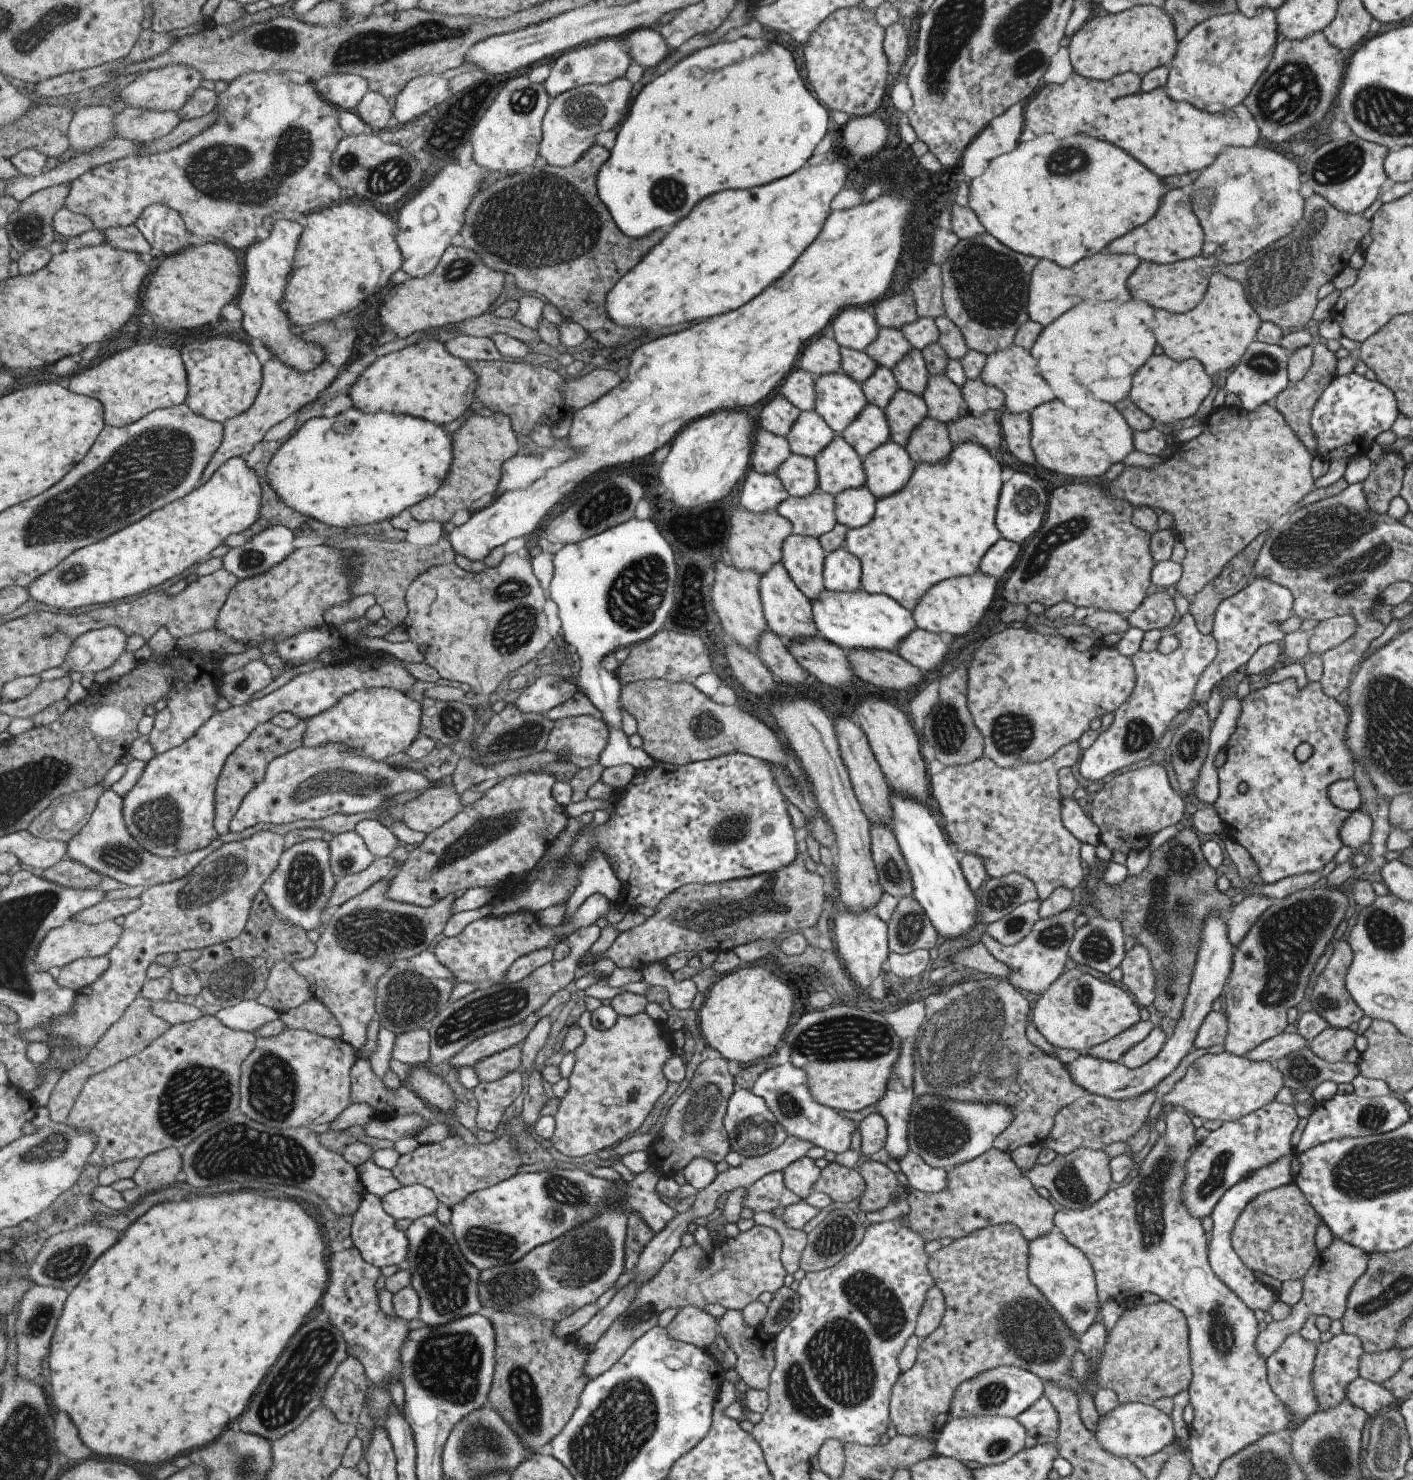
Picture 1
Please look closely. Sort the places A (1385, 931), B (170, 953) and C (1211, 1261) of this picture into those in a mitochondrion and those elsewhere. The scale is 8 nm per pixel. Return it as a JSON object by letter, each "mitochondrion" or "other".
{"A":"mitochondrion","B":"other","C":"other"}

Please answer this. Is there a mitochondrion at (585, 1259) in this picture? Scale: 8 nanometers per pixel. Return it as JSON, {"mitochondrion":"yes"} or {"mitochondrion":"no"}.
{"mitochondrion":"yes"}

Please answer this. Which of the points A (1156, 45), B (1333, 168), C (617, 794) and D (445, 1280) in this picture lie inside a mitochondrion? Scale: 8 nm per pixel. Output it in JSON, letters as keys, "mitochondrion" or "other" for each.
{"A":"other","B":"mitochondrion","C":"other","D":"mitochondrion"}

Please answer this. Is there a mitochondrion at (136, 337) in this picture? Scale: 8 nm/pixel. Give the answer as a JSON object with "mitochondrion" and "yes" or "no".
{"mitochondrion":"no"}

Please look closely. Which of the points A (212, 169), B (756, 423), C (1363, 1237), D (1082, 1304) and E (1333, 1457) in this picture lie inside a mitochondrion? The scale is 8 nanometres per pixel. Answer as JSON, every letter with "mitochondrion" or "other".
{"A":"mitochondrion","B":"other","C":"other","D":"mitochondrion","E":"mitochondrion"}

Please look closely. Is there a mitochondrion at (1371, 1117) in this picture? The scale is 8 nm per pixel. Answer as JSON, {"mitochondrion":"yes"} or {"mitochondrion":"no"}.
{"mitochondrion":"yes"}

